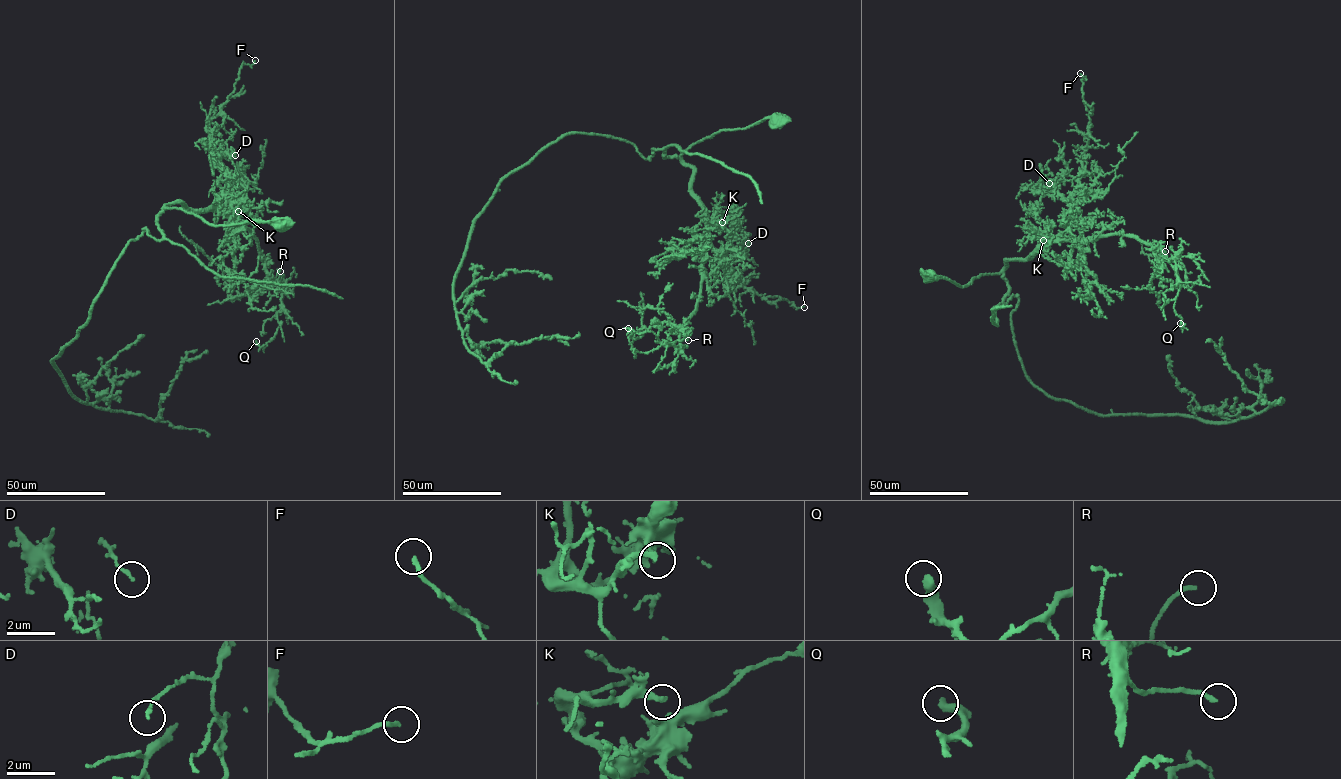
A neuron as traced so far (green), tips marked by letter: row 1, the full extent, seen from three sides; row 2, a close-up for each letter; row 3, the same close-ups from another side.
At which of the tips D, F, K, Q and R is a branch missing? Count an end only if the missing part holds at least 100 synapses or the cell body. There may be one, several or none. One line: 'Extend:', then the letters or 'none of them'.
Extend: none of them

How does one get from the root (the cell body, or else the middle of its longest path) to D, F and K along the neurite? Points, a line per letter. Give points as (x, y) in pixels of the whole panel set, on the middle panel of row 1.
D: (777, 122), (718, 131), (681, 156), (714, 250), (723, 256), (730, 244), (735, 254), (748, 243)
F: (777, 122), (718, 131), (681, 157), (727, 271), (758, 294), (804, 307)
K: (777, 122), (718, 131), (682, 152), (693, 169), (692, 192), (714, 223), (722, 222)

